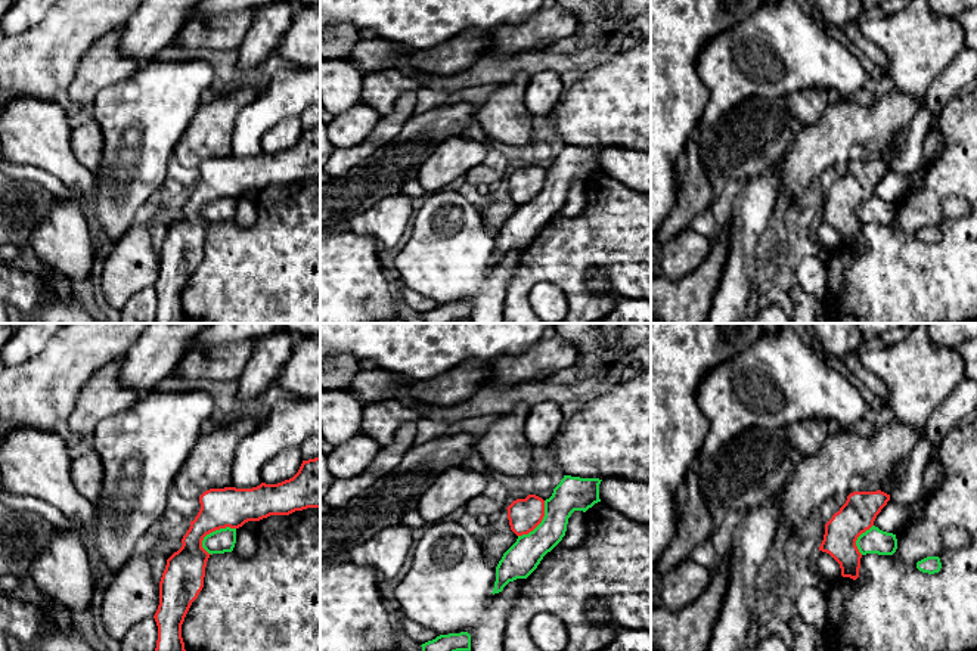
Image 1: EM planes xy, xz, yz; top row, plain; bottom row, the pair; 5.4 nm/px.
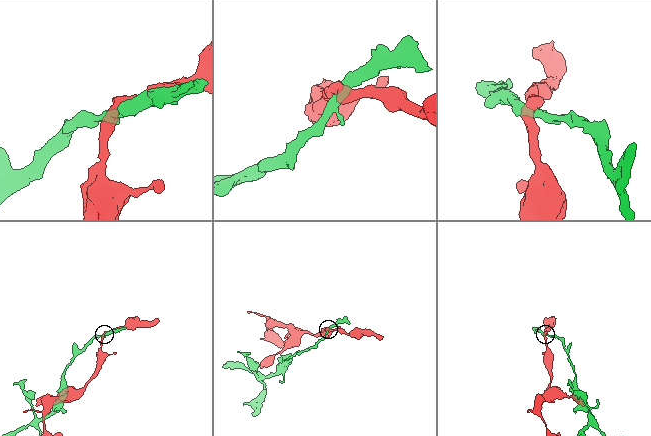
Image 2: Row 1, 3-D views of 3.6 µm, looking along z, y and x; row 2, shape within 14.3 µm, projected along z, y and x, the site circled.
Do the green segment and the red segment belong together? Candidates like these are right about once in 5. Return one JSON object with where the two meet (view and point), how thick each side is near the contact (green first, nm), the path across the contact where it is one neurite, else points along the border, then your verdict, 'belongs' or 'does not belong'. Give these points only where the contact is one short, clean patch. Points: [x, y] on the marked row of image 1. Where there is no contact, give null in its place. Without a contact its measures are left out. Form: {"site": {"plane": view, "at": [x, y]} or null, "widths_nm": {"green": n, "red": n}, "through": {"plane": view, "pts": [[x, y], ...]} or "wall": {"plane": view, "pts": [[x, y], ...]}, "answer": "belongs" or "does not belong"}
{"site": {"plane": "xy", "at": [216, 530]}, "widths_nm": {"green": 130, "red": 220}, "wall": {"plane": "xy", "pts": [[235, 527], [220, 527], [210, 532], [201, 546]]}, "answer": "does not belong"}

